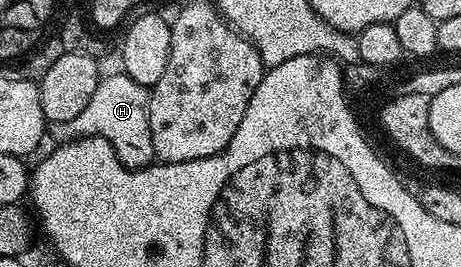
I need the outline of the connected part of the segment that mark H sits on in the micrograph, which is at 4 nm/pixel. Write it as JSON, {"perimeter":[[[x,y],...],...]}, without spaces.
{"perimeter":[[[117,72],[101,77],[98,88],[94,88],[94,96],[90,96],[90,104],[74,116],[74,120],[55,123],[54,130],[60,140],[73,138],[105,138],[114,148],[118,160],[129,170],[143,170],[153,165],[156,153],[154,140],[150,136],[150,120],[148,119],[149,87],[130,80],[130,76]]]}

